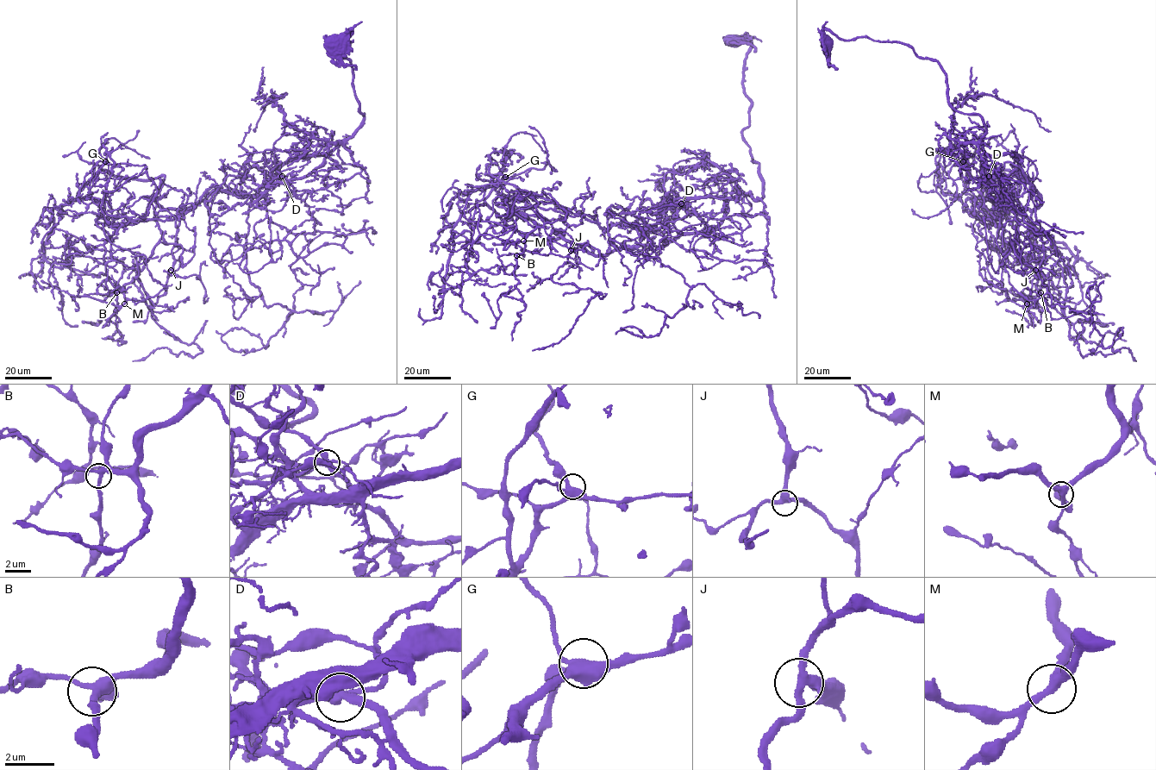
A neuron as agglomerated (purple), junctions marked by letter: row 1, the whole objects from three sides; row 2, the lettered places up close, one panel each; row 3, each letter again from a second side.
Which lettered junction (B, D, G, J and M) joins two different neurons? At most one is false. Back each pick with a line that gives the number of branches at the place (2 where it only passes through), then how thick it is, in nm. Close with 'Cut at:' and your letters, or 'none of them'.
D: Branches: 4. Thickness 340 nm
Cut at: D

